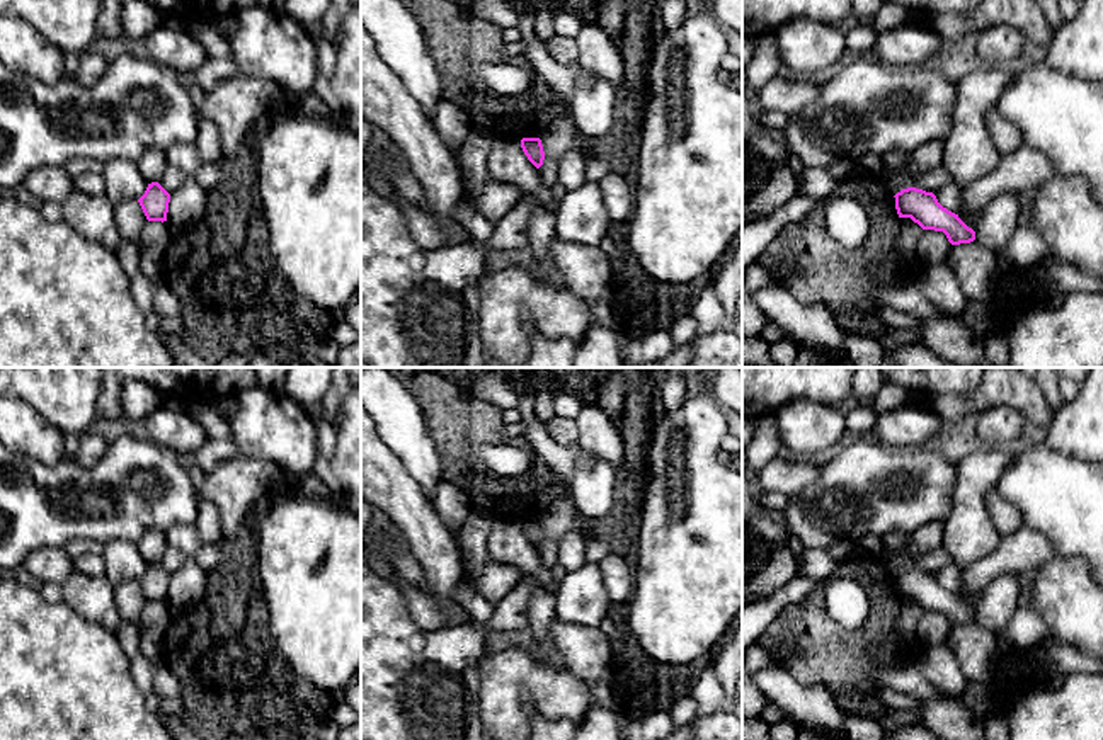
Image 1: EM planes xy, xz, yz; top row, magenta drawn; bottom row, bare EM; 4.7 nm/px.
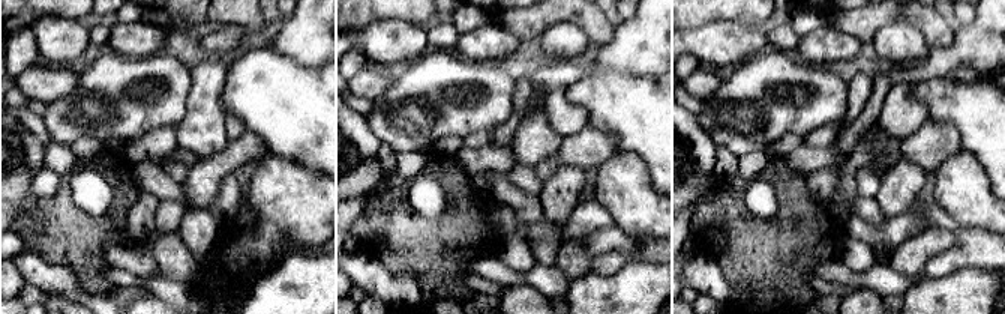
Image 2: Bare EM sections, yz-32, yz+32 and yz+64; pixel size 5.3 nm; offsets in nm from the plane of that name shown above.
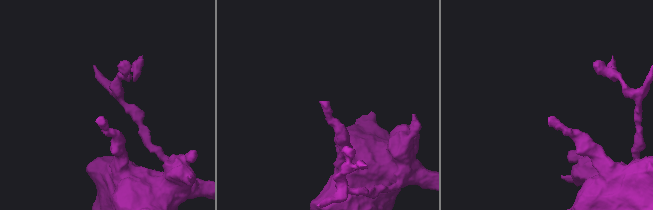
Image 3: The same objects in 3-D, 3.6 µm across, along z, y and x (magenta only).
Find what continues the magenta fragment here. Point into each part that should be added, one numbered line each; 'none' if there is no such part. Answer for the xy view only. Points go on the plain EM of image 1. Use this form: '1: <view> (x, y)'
none

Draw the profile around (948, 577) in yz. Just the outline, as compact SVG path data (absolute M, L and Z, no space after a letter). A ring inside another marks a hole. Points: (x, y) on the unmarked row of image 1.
M950 563L941 566L936 573L933 573L938 580L938 583L946 589L948 592L960 595L963 587L962 587L962 568L957 565Z

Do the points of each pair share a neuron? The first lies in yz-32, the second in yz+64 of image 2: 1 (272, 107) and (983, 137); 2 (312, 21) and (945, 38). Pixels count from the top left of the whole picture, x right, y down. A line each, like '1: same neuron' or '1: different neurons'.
1: same neuron
2: different neurons

